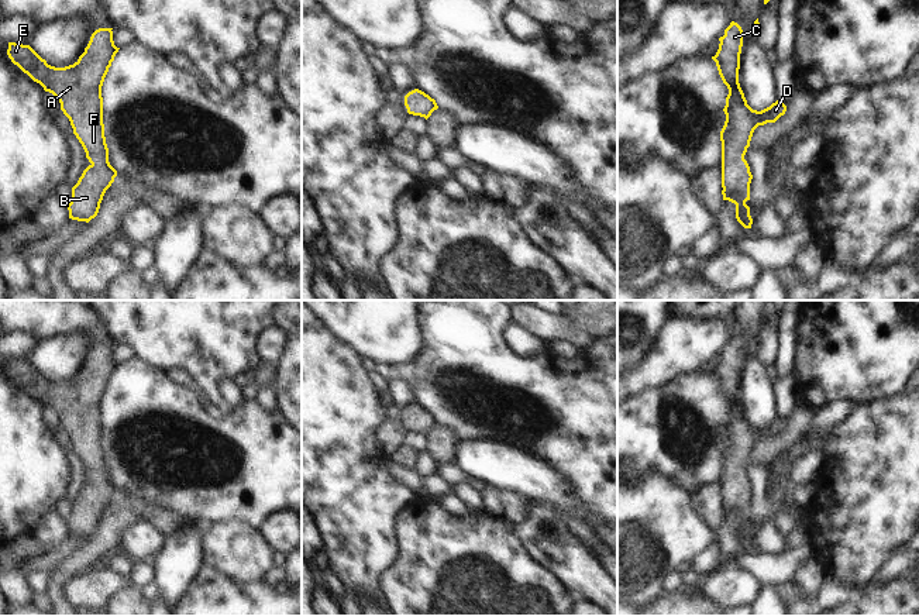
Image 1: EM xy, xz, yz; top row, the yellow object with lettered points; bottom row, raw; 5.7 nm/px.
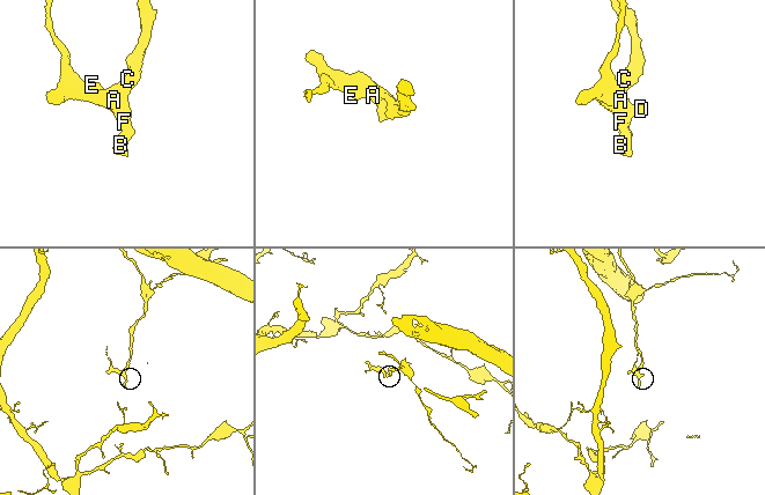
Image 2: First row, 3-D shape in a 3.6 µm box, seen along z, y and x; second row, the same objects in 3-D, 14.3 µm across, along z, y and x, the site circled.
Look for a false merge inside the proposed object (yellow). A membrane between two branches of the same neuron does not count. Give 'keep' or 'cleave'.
keep

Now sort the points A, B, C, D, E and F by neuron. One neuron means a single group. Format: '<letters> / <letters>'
A B C D E F

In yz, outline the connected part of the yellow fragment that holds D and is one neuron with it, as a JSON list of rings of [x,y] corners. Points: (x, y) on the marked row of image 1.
[[[732,21],[730,25],[724,30],[724,35],[719,38],[719,49],[712,59],[716,62],[719,75],[723,83],[729,89],[729,94],[726,97],[726,106],[723,109],[726,114],[724,125],[720,131],[722,141],[722,195],[723,200],[729,200],[736,204],[736,218],[744,228],[751,228],[753,218],[750,216],[750,207],[746,204],[750,200],[750,183],[753,175],[750,172],[750,166],[744,159],[747,148],[750,147],[750,141],[754,130],[758,125],[764,125],[767,123],[775,123],[781,116],[785,114],[787,106],[781,101],[772,103],[770,107],[757,111],[753,110],[744,97],[744,93],[739,83],[739,69],[740,69],[740,54],[743,47],[743,30],[741,27]]]

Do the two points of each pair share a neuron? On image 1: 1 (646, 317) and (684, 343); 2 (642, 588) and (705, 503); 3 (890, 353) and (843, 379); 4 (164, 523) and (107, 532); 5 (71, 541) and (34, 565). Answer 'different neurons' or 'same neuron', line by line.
1: different neurons
2: different neurons
3: same neuron
4: same neuron
5: same neuron

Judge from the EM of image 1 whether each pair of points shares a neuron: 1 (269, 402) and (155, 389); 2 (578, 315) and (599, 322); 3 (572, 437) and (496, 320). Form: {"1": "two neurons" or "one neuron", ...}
{"1": "two neurons", "2": "one neuron", "3": "one neuron"}

